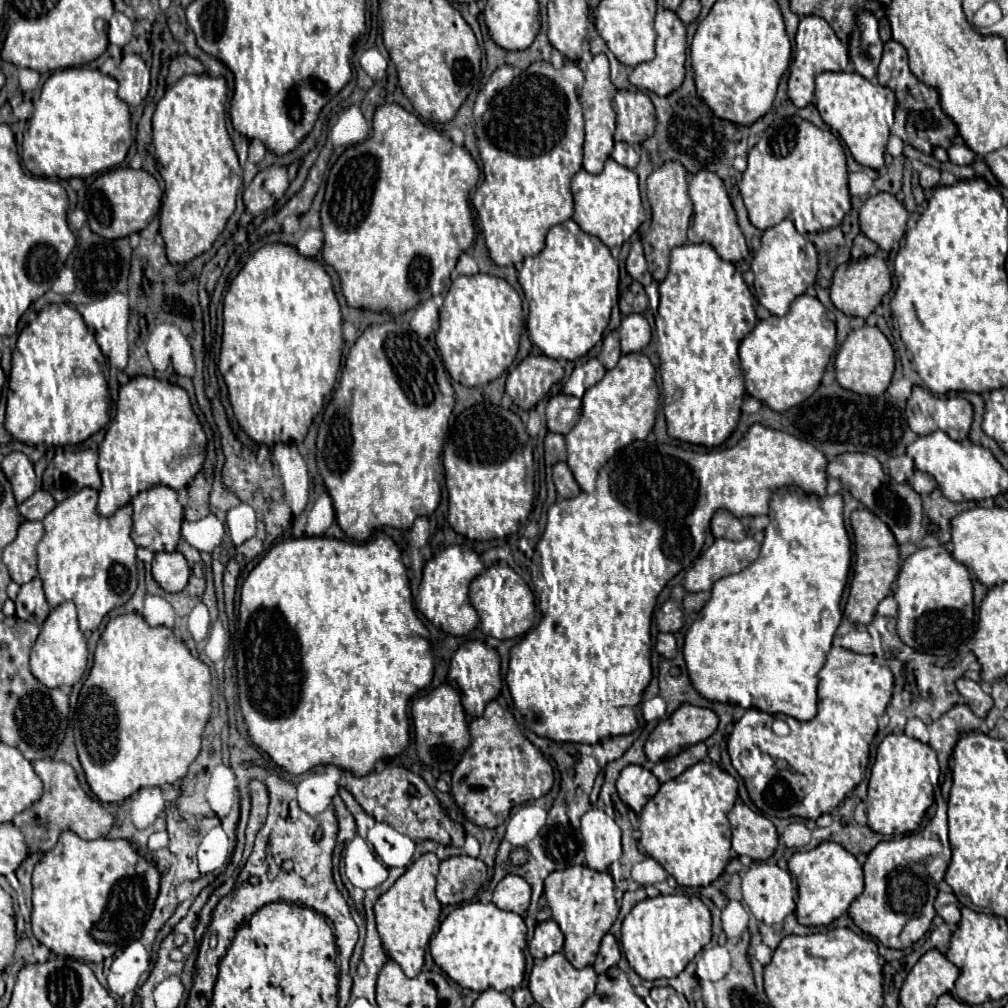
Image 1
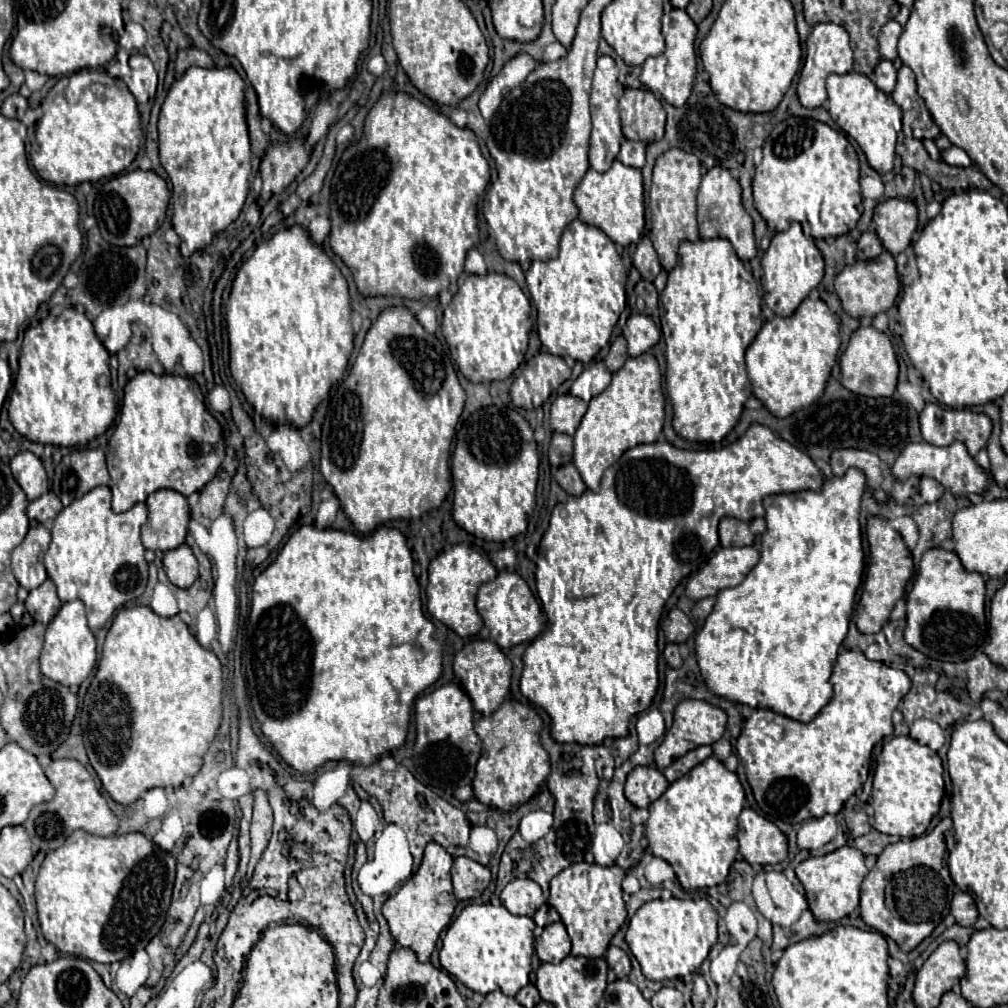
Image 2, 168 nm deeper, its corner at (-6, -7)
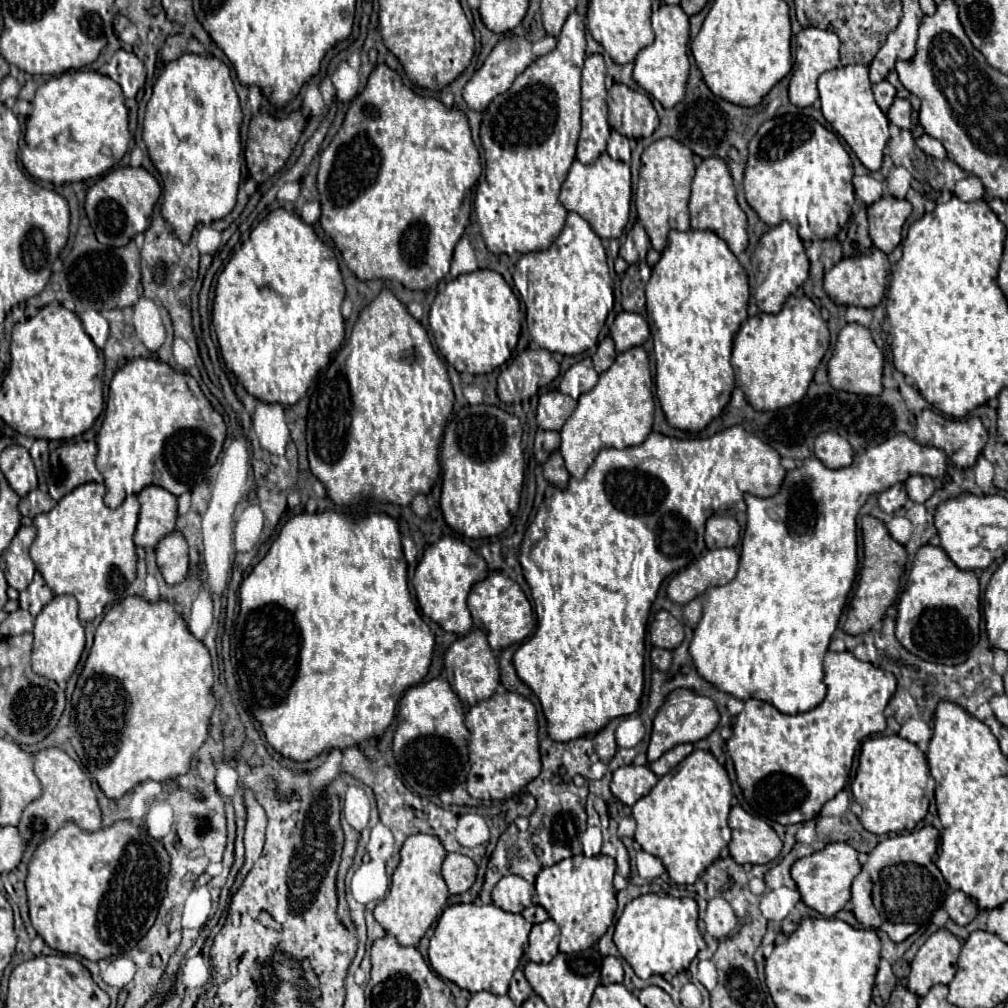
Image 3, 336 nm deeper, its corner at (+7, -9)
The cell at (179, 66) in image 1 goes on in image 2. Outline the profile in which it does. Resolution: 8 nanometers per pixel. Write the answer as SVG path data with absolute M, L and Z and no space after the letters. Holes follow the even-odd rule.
M190 46L190 48L178 52L178 58L176 58L176 74L182 76L182 72L186 72L186 70L192 68L192 66L212 68L214 62L212 62L212 58L210 58L206 52L202 52L202 50Z

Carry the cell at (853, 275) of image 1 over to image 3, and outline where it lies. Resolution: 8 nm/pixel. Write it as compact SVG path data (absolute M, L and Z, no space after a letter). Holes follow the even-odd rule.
M871 246L867 252L859 256L849 256L843 258L839 264L835 264L827 274L825 274L825 292L831 296L835 304L845 304L845 306L859 306L859 308L875 308L883 294L885 294L885 284L887 284L887 274L889 274L889 260L883 250L877 250Z

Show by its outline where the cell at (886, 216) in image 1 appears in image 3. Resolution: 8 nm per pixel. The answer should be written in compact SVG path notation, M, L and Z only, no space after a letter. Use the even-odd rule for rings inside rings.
M885 196L867 208L869 216L869 234L873 246L883 250L885 254L893 252L901 242L901 230L905 220L911 214L911 204L907 200L899 200L893 196Z

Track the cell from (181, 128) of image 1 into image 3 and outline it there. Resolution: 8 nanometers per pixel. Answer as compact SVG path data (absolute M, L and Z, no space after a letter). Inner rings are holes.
M183 54L177 60L165 64L163 72L159 74L153 86L153 96L147 102L143 140L163 180L163 218L173 226L181 242L189 242L191 232L199 222L207 220L209 224L213 220L221 220L233 210L243 161L241 122L241 102L231 80L231 72L219 58Z

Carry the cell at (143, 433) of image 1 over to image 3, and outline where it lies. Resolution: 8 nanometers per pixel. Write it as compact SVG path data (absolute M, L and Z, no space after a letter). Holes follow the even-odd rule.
M135 358L119 368L109 384L105 418L97 434L97 468L105 478L105 504L121 506L127 494L139 494L145 486L157 484L175 496L205 480L209 468L217 462L225 440L225 420L201 392L197 380L185 372L173 370L159 358Z

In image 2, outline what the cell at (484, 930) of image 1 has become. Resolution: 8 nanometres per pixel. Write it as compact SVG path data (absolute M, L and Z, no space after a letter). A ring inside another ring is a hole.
M470 904L446 930L440 964L450 976L474 992L490 994L502 990L506 996L516 996L528 984L534 954L534 926L532 918L514 916L504 906Z

